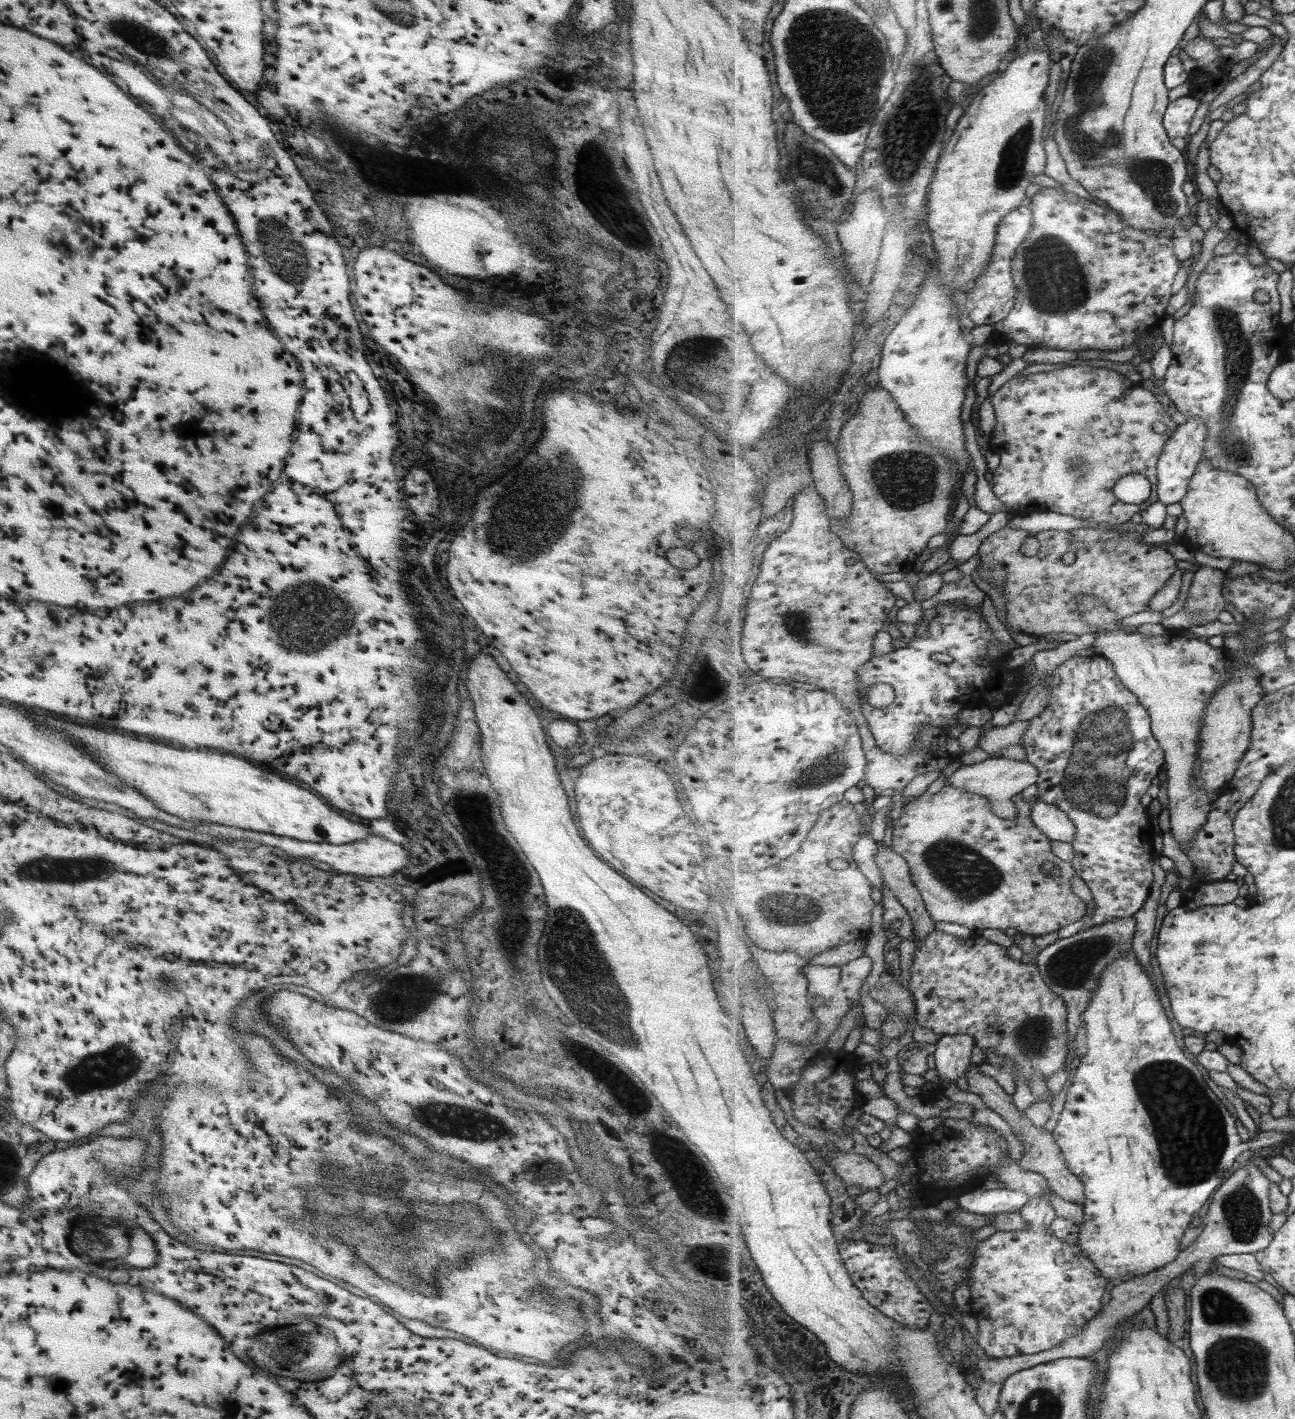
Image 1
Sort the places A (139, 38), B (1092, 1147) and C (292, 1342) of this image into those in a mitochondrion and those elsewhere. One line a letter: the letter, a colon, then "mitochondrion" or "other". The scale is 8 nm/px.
A: mitochondrion
B: other
C: other

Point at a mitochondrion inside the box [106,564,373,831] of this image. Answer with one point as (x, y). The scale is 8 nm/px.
(304, 620)

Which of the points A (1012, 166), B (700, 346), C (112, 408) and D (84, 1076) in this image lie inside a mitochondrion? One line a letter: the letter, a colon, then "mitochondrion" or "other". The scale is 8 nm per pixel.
A: mitochondrion
B: mitochondrion
C: other
D: mitochondrion

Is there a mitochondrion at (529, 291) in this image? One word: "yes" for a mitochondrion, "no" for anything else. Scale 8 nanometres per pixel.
no

